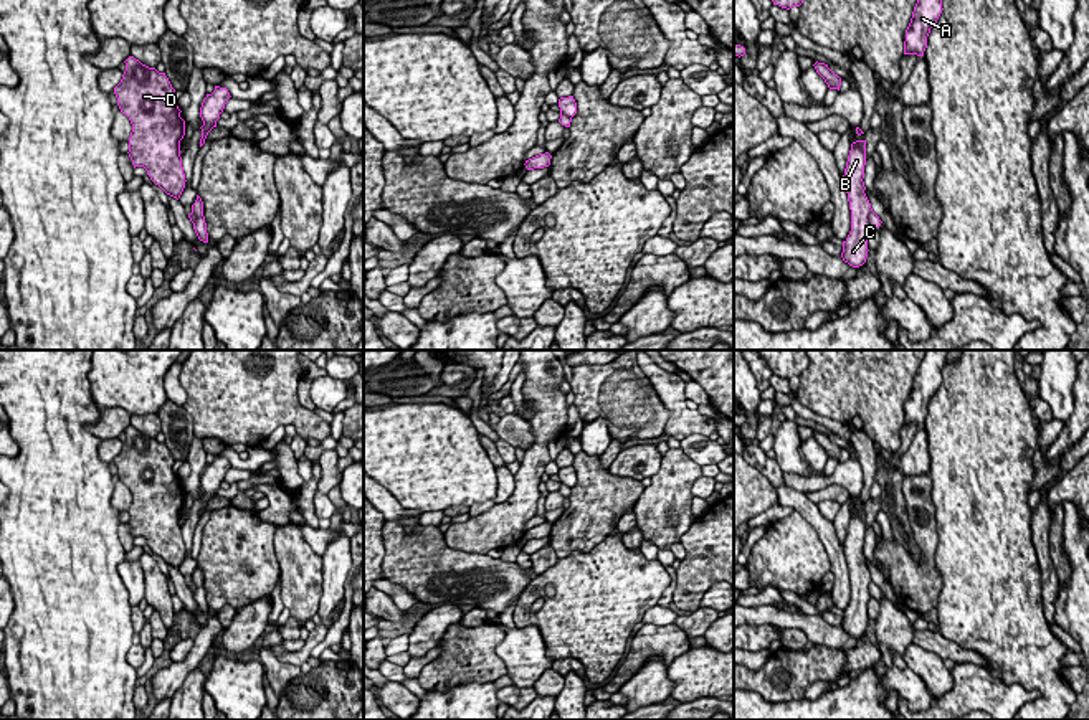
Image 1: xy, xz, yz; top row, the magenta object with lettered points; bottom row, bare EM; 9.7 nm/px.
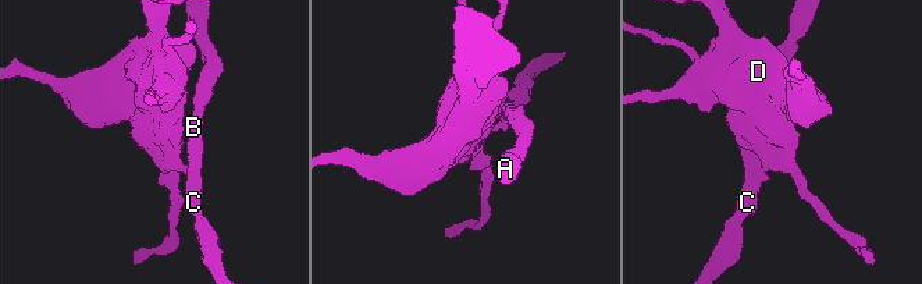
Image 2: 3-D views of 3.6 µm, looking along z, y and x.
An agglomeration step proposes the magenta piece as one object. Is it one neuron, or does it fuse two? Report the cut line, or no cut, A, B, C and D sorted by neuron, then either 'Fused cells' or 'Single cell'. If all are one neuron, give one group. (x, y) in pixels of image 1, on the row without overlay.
Split along yz (871, 580), (870, 596). Groups: A B C / D. Fused cells

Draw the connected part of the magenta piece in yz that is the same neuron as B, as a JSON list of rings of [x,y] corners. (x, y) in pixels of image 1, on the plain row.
[[[866,510],[851,514],[844,538],[844,557],[851,580],[851,601],[843,611],[841,628],[853,637],[859,637],[868,628],[868,603],[871,599],[869,583],[871,573],[864,563],[864,535],[866,535]]]

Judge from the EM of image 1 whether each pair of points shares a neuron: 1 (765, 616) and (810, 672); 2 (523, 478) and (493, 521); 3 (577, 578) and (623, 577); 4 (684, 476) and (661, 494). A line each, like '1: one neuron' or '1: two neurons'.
1: two neurons
2: one neuron
3: one neuron
4: one neuron

